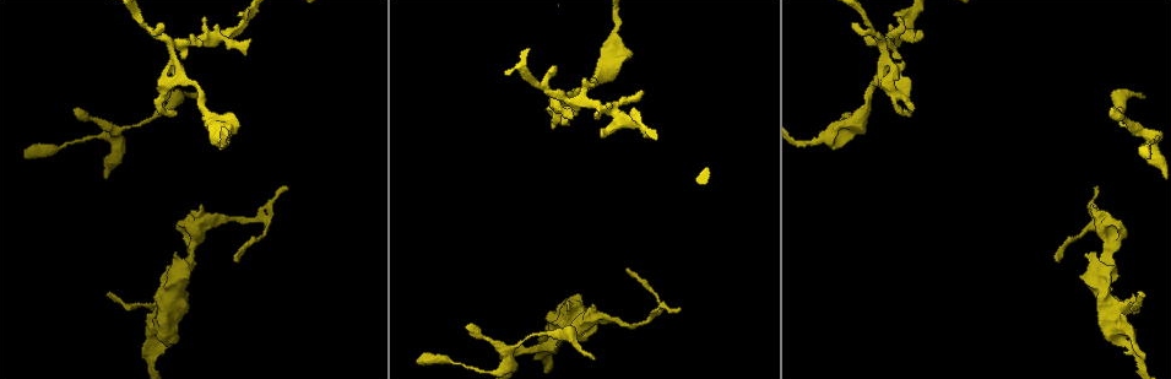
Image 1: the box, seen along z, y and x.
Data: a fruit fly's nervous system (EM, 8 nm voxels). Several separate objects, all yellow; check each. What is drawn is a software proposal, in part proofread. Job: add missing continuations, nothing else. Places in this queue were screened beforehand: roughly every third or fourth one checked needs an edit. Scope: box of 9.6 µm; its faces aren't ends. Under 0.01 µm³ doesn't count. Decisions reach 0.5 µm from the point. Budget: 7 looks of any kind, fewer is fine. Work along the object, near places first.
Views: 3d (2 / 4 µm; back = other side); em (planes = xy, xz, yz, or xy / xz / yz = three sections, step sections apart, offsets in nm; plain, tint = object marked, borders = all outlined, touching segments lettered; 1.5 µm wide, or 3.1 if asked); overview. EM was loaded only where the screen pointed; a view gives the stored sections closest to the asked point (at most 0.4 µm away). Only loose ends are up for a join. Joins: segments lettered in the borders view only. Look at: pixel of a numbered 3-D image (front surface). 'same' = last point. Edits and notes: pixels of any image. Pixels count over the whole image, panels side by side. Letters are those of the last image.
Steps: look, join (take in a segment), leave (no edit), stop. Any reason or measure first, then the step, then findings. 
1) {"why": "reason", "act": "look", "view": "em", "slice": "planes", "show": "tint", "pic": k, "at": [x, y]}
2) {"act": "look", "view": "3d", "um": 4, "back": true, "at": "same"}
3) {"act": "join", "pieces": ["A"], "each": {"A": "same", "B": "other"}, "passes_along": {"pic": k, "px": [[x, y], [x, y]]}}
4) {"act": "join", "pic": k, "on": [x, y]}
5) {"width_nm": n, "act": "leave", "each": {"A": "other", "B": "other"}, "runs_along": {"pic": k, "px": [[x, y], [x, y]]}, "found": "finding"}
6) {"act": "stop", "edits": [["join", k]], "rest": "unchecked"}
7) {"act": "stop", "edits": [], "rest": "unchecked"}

{"why": "branch stops here", "act": "look", "view": "3d", "um": 2, "pic": 1, "at": [1112, 108]}

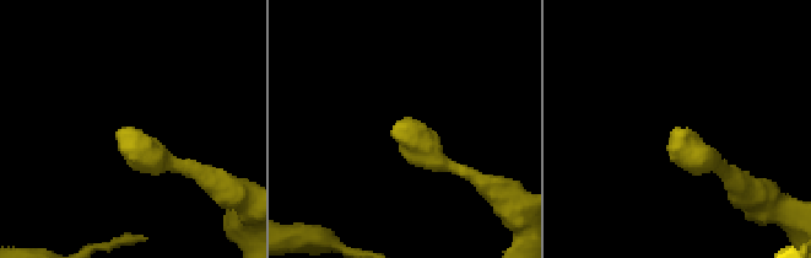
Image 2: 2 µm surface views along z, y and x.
{"why": "shape alone is not enough", "act": "look", "view": "em", "slice": "xz", "step": 8, "show": "plain", "pic": 2, "at": [117, 136]}

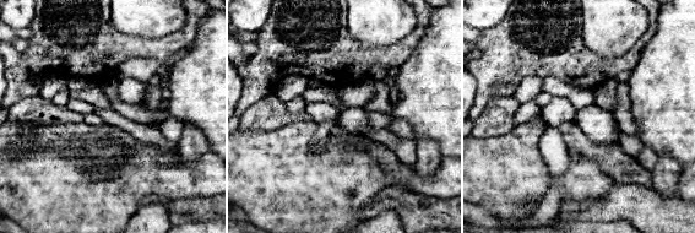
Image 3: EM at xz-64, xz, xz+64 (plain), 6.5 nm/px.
{"act": "look", "view": "em", "slice": "xz", "step": 8, "show": "borders", "at": "same"}

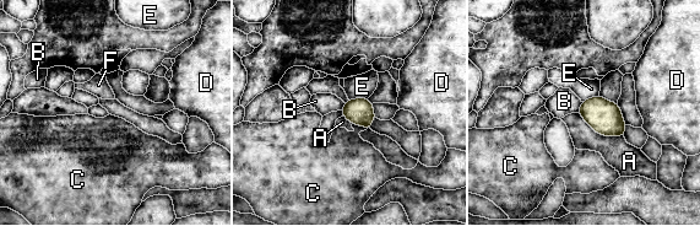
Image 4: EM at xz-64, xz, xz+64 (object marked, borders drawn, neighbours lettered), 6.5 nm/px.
{"width_nm": 170, "act": "leave", "each": {"A": "other", "B": "other", "C": "other", "D": "other", "E": "other", "F": "other"}, "border": {"pic": 4, "px": [[582, 102], [578, 112]]}, "found": "no lettered segment goes on from it"}

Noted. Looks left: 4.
{"why": "thin end", "act": "look", "view": "em", "um": 3.1, "slice": "planes", "show": "borders", "pic": 1, "at": [629, 269]}

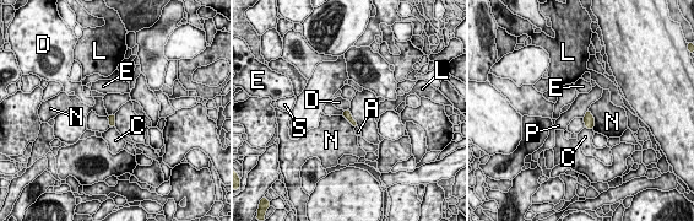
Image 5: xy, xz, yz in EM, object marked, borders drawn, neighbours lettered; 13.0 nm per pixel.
{"width_nm": 90, "act": "leave", "each": {"A": "other", "C": "other", "D": "other", "E": "other", "L": "other", "N": "other", "P": "other", "S": "other"}, "border": {"pic": 5, "px": [[587, 109], [583, 118]]}, "found": "none of them fits"}

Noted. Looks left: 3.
{"why": "branch stops here", "act": "look", "view": "em", "slice": "xy", "step": 8, "show": "borders", "pic": 1, "at": [869, 41]}

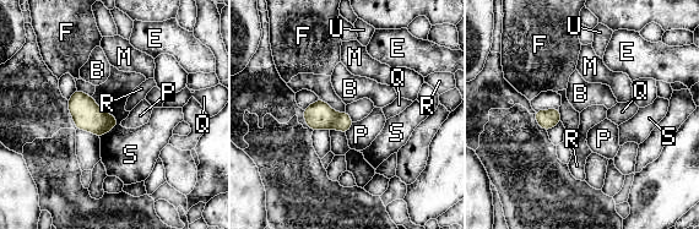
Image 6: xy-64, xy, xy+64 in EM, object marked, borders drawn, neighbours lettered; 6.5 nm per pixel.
{"why": "cut it another way", "act": "look", "view": "em", "slice": "planes", "show": "borders", "at": "same"}

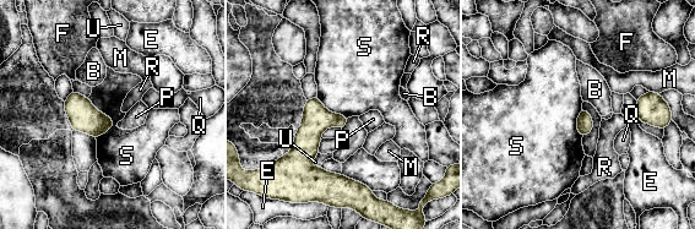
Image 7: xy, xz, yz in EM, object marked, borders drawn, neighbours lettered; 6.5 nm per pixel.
{"width_nm": 110, "longest_contact_nm": ["S", 280], "act": "leave", "each": {"B": "other", "E": "other", "F": "other", "M": "other", "P": "other", "Q": "other", "R": "other", "S": "other", "U": "other"}, "found": "none of them fits"}

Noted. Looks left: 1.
{"act": "stop", "edits": [], "rest": "unchecked"}

